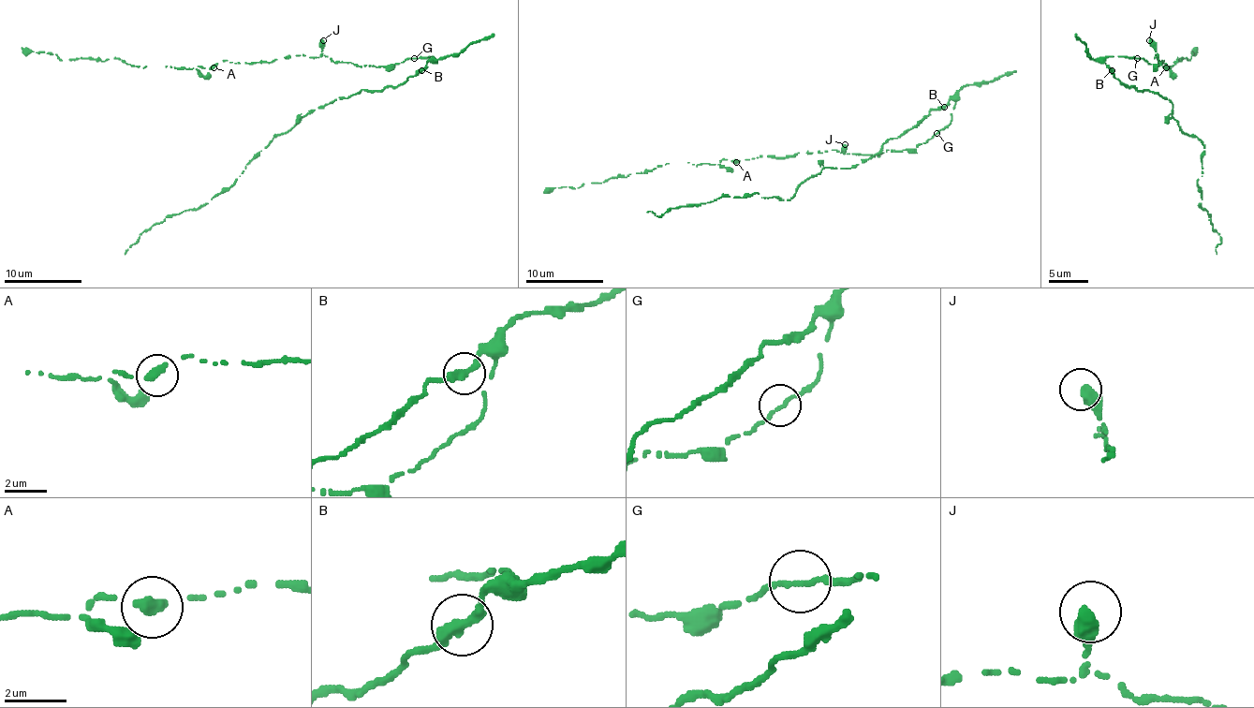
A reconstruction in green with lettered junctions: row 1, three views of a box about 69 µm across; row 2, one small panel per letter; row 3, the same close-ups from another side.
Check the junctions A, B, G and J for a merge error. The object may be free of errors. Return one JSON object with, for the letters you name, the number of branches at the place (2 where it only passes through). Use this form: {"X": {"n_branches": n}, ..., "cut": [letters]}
{"cut": []}

